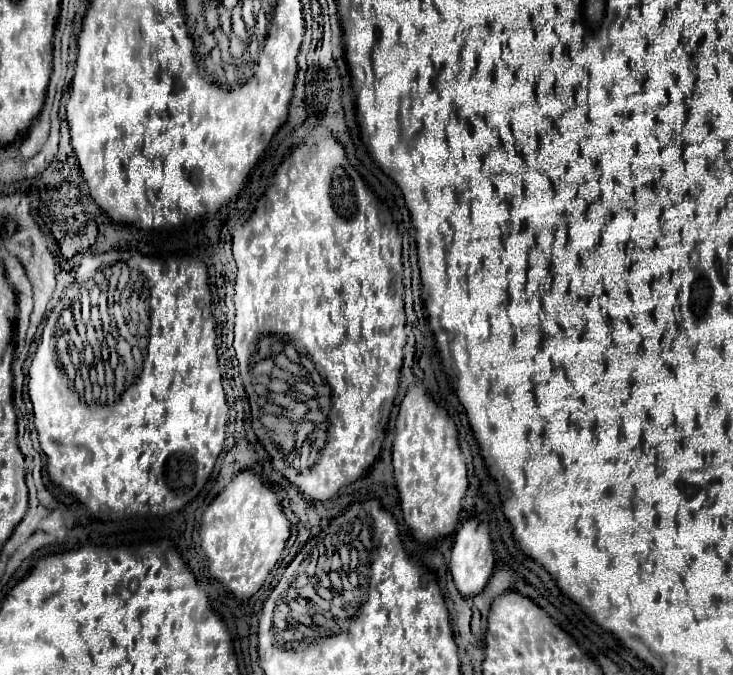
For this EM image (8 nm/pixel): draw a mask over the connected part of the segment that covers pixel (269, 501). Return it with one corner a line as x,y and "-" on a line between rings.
241,470
231,478
225,490
217,494
209,508
205,508
199,536
211,576
237,600
247,600
263,586
269,570
281,558
285,542
289,540
289,520
273,488
255,472

